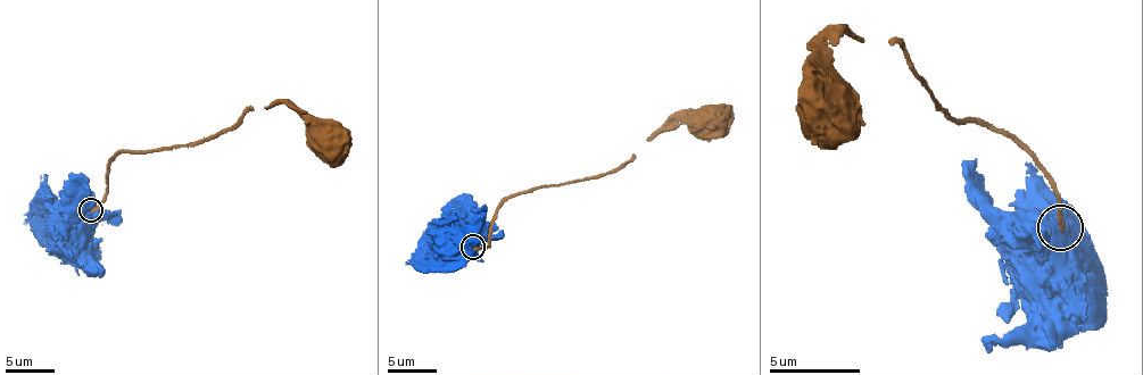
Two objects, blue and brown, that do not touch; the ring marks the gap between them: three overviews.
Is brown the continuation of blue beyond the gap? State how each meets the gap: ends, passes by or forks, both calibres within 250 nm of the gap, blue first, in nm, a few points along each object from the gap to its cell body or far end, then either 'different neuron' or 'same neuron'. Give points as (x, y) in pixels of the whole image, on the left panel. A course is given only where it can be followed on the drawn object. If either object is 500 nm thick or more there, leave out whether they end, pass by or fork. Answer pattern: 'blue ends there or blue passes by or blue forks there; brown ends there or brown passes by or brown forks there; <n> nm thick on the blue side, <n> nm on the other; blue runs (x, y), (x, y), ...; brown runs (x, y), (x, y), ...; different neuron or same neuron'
850 nm thick on the blue side, 300 nm on the other; blue runs (90, 209), (64, 224), (73, 236); brown runs (90, 209), (102, 199), (107, 167), (119, 152), (215, 138), (253, 106), (289, 103), (323, 140); different neuron

